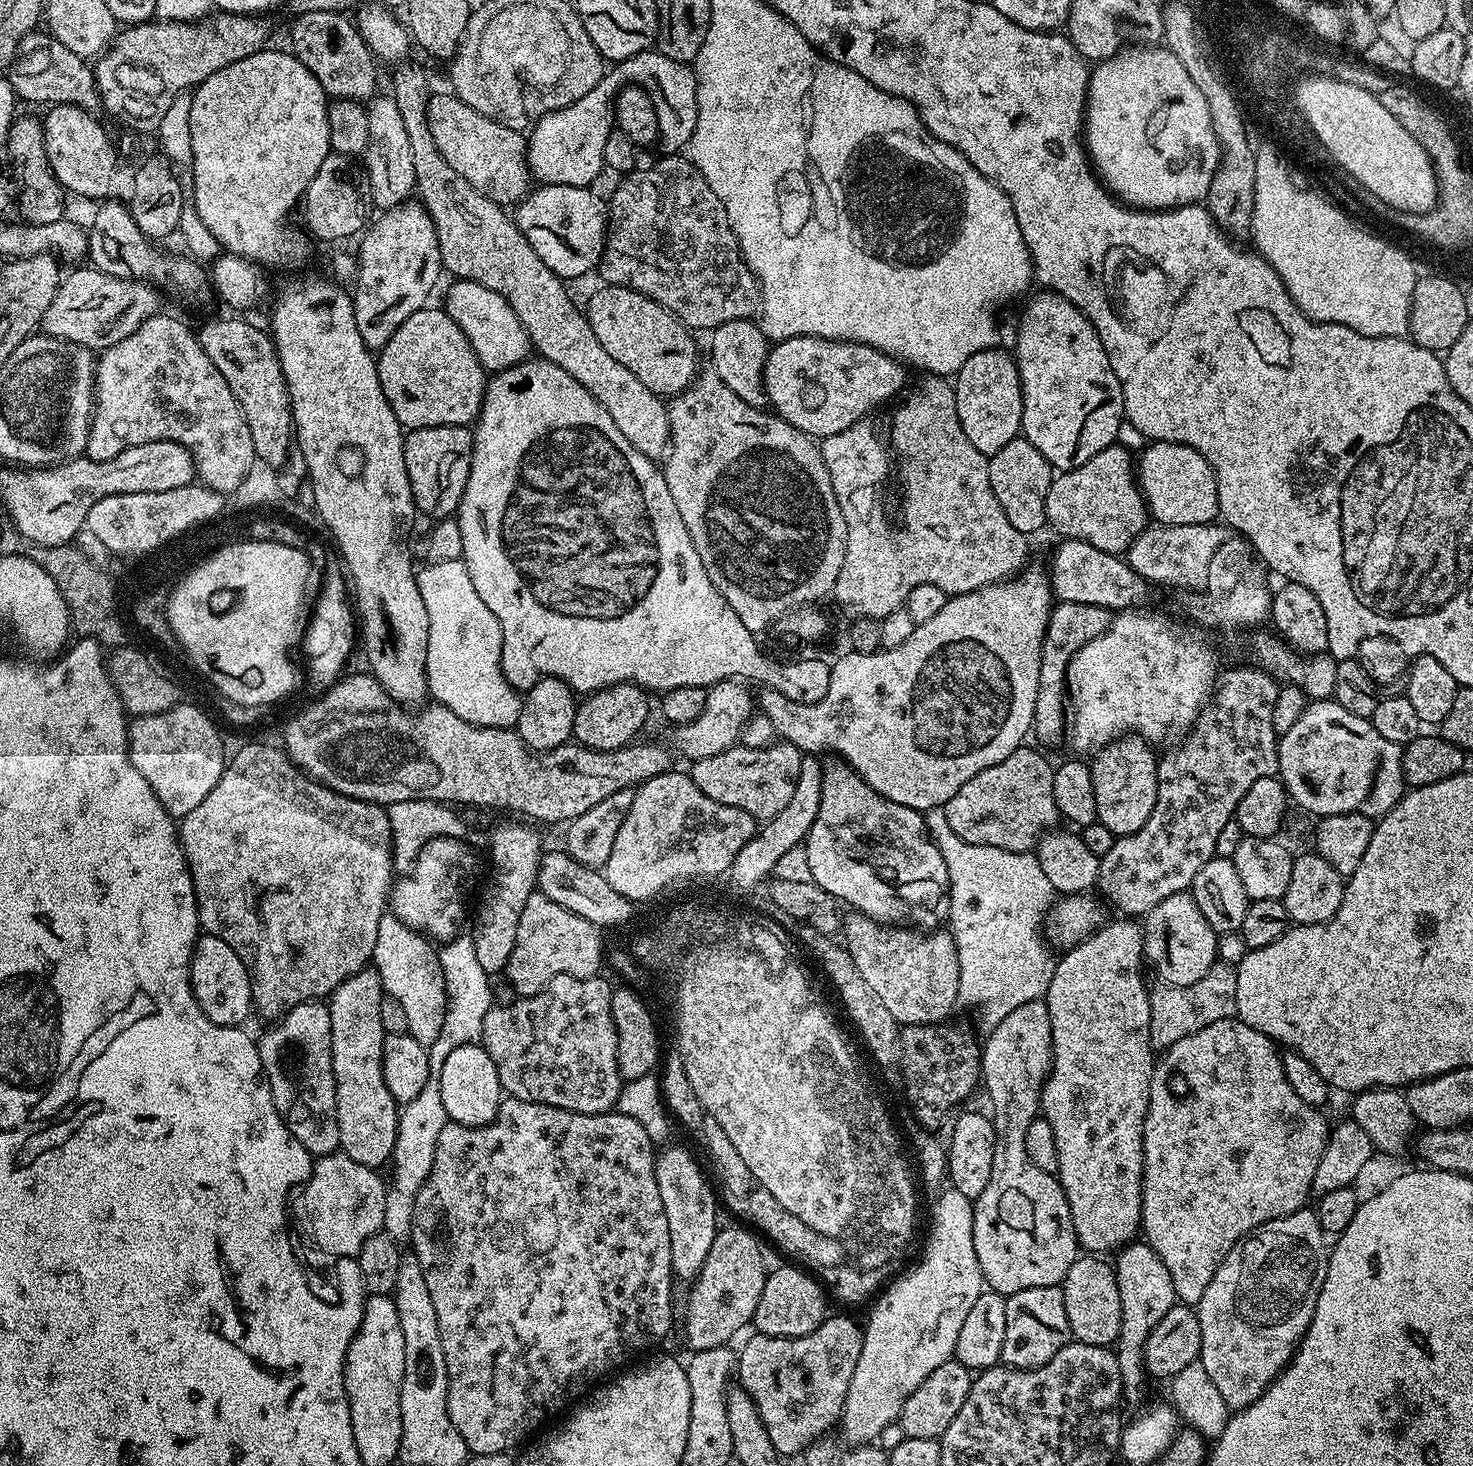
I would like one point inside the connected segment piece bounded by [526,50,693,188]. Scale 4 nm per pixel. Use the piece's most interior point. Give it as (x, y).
(566, 146)

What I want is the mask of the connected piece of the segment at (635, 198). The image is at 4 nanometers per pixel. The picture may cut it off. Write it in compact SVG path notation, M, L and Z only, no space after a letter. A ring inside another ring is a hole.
M664 154L661 157L661 160L657 164L652 164L649 168L640 166L627 173L621 179L624 181L612 192L608 238L604 242L604 252L600 256L600 263L598 265L598 273L600 272L601 278L604 279L601 281L608 286L632 288L636 292L646 294L654 302L658 302L663 308L673 312L690 330L697 330L696 328L711 330L722 326L722 322L753 319L757 315L762 299L760 281L757 280L756 275L750 270L750 266L746 263L744 256L740 252L740 243L730 226L730 218L726 214L726 210L722 206L718 194L714 194L714 190L710 190L706 178L702 178L702 174L696 169L695 164L692 163L687 155Z

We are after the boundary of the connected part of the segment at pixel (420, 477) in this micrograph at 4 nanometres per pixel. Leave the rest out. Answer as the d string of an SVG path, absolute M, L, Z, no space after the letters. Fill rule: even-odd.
M462 424L414 428L405 435L406 474L412 487L412 502L417 513L432 516L433 521L452 518L462 502L472 465L471 427Z

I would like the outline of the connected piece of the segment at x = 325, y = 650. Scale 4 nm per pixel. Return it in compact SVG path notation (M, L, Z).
M332 552L326 558L324 568L324 586L314 606L310 624L304 636L304 656L306 658L307 688L311 695L327 692L336 684L345 671L345 664L354 646L356 618L348 593L346 574L337 553Z

